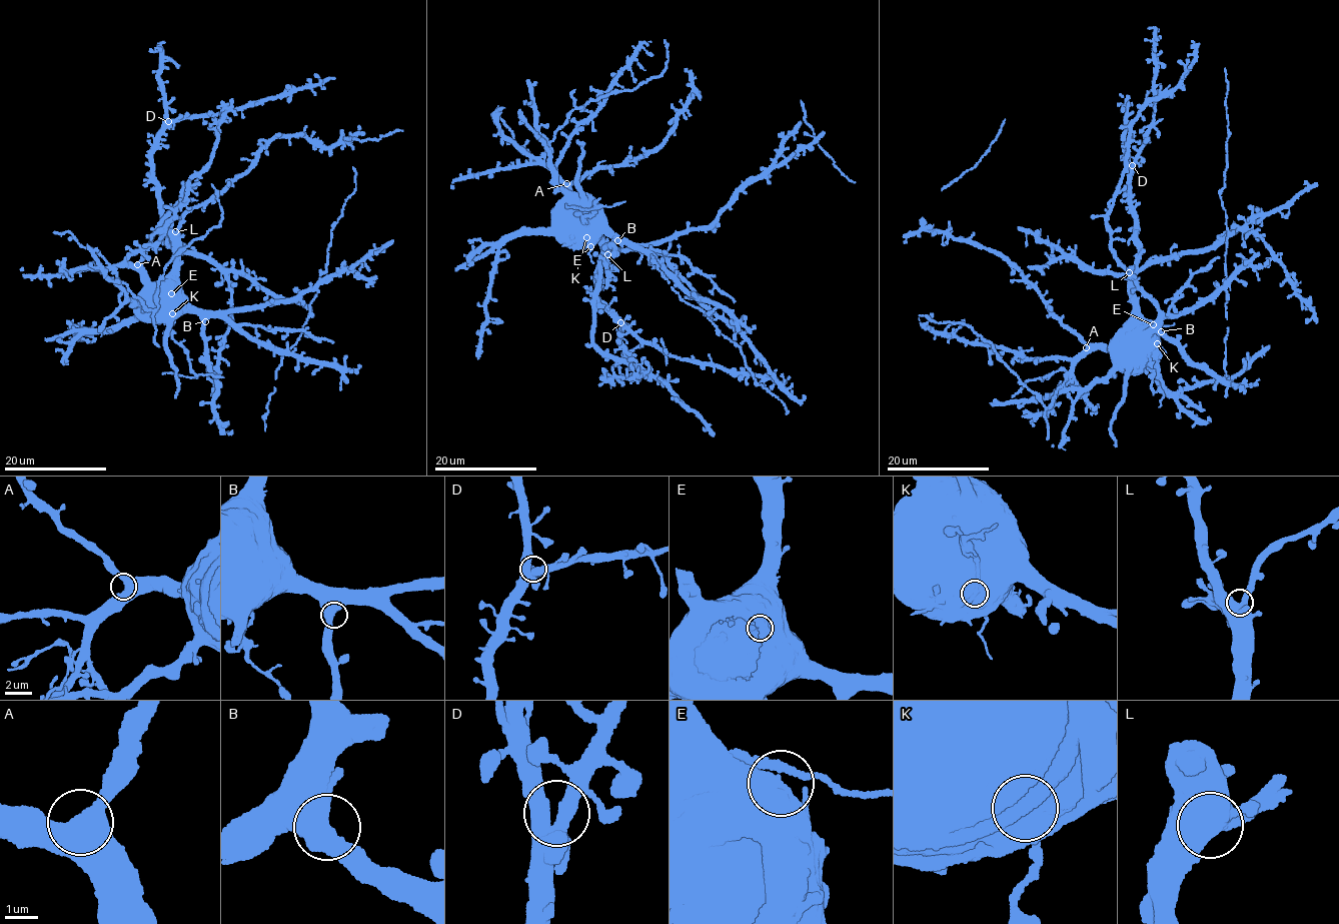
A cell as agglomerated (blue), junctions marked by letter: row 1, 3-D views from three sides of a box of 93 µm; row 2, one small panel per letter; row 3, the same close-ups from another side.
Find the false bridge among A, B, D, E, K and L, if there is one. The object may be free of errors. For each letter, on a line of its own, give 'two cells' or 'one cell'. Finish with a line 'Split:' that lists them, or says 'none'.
A: one cell
B: one cell
D: one cell
E: one cell
K: two cells
L: one cell
Split: K

